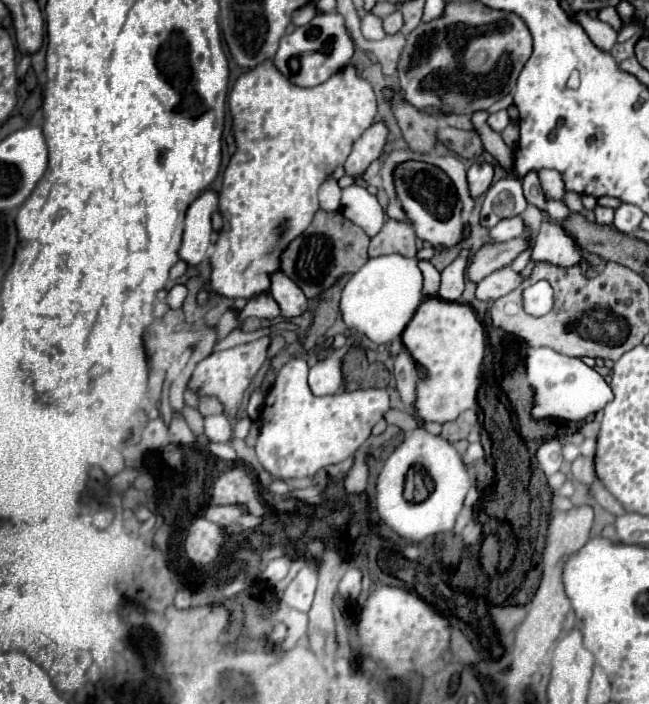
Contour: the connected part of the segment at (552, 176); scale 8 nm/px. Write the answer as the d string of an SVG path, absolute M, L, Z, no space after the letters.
M540 169L538 179L540 179L542 191L548 199L562 199L564 197L566 189L564 189L564 181L562 181L560 173L556 173L554 169Z

